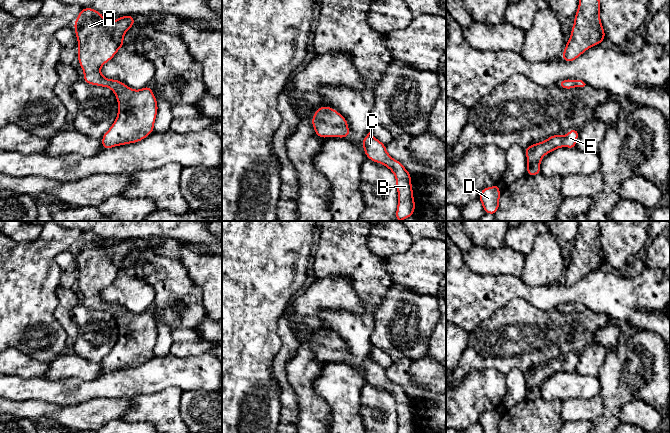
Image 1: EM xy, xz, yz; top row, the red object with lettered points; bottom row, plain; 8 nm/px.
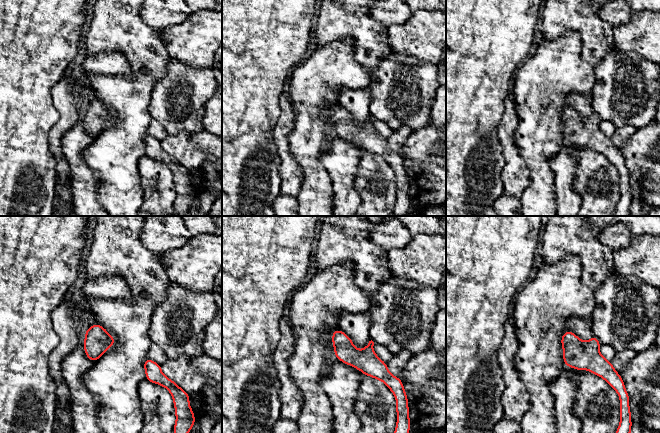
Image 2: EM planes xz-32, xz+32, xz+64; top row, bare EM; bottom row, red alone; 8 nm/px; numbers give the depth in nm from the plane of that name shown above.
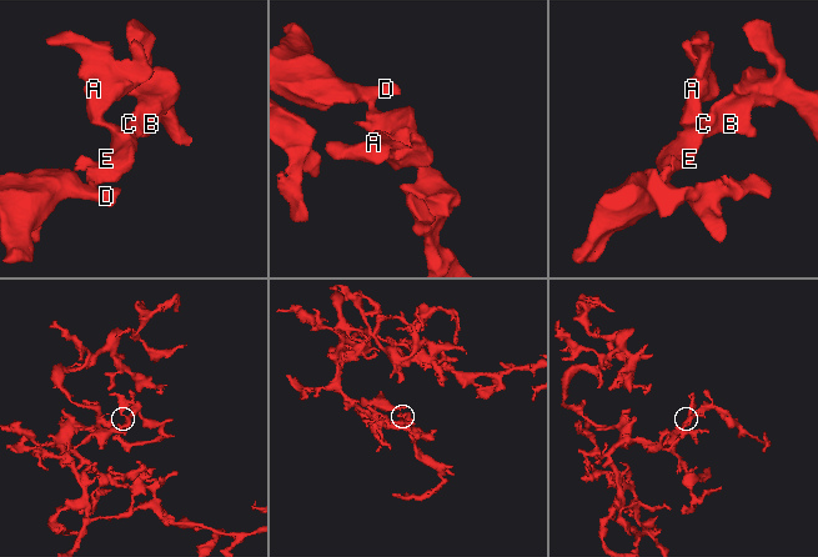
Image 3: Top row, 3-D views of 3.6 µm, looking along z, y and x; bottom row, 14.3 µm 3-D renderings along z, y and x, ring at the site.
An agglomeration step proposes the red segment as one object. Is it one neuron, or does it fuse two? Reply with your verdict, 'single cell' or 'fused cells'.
single cell

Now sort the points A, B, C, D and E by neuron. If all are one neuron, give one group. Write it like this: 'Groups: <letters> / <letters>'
Groups: A B C D E

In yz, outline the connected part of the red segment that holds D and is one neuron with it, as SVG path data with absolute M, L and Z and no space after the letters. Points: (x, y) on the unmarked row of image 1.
M495 409L480 415L479 424L484 433L499 433L500 412L501 409Z

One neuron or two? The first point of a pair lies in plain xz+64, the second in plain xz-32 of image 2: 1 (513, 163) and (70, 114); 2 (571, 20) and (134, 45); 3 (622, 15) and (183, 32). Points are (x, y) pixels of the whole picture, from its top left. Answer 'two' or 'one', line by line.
1: one
2: one
3: two

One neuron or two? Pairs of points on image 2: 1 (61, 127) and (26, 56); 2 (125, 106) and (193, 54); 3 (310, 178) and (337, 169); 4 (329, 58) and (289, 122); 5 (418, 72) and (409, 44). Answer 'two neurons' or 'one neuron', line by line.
1: two neurons
2: two neurons
3: two neurons
4: two neurons
5: two neurons

